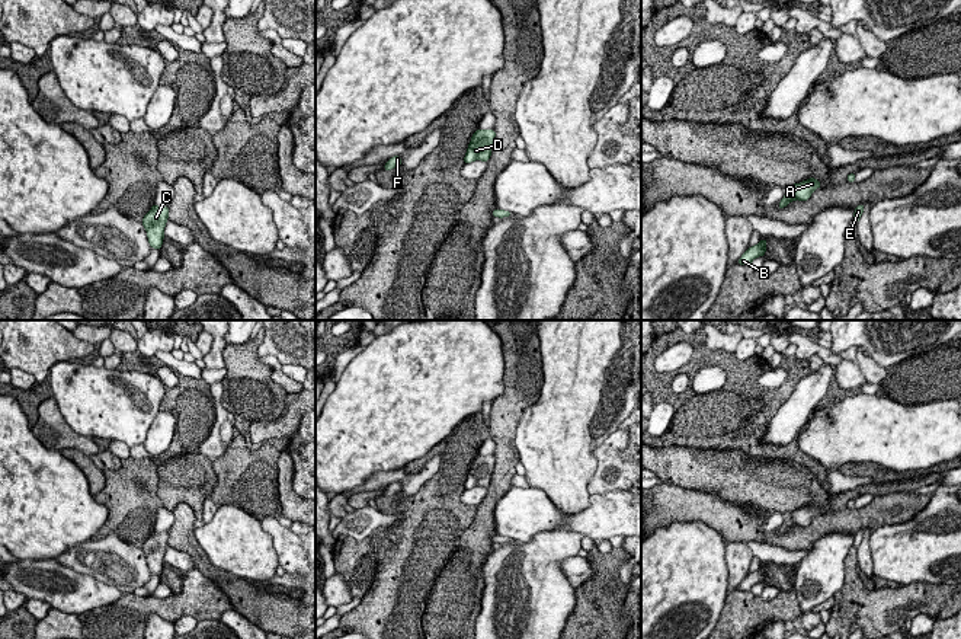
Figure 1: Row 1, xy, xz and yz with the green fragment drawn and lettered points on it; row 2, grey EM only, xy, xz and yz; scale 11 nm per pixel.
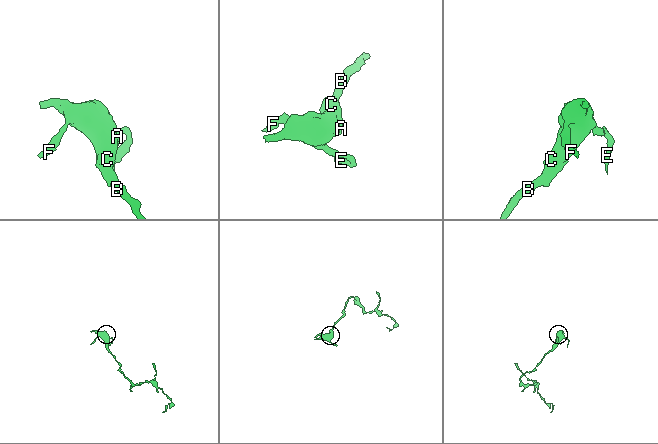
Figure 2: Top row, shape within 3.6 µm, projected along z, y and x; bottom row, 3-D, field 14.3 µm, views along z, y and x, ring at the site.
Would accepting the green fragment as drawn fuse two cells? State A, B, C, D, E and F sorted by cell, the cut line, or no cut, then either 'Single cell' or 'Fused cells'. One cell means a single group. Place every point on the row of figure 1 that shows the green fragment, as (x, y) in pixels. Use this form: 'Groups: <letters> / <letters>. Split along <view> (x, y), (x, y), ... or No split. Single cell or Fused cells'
Groups: A B C D E F. No split. Single cell

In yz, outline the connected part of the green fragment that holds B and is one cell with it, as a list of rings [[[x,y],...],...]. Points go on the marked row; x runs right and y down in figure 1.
[[[762,239],[756,246],[749,247],[741,258],[739,259],[739,265],[752,265],[755,258],[763,256],[766,252],[766,239]]]

